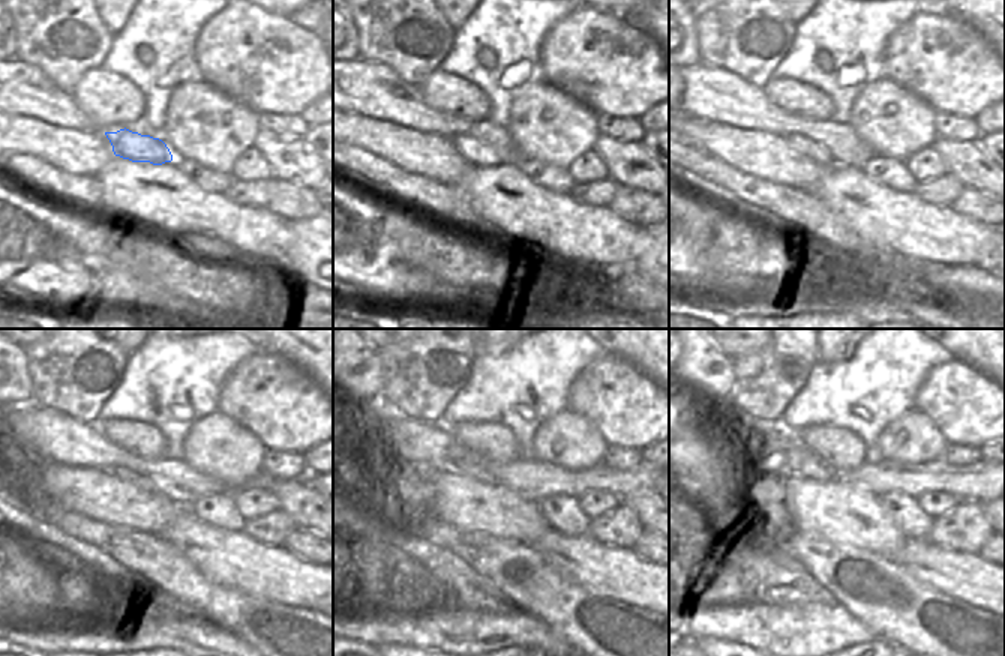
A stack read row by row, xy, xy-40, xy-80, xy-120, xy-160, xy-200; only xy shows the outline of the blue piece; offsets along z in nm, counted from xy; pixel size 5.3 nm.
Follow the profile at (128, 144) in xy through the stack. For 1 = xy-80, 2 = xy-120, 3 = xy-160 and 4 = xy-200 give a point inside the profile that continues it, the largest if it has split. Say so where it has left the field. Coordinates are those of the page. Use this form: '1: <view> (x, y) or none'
1: xy-80 (813, 150)
2: xy-120 (131, 478)
3: xy-160 (473, 470)
4: xy-200 (798, 460)

